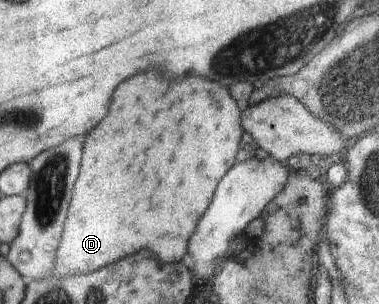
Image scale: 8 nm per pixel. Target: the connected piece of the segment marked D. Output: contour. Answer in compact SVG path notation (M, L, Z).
M144 72L126 80L126 84L114 92L110 116L86 136L82 180L78 180L78 188L74 188L74 204L69 204L70 220L65 220L66 236L60 236L55 260L57 267L53 274L90 274L128 254L136 254L142 248L154 252L164 264L187 262L188 238L212 202L216 184L232 168L240 136L238 104L218 82L196 76L188 76L182 82L168 82L158 72Z

